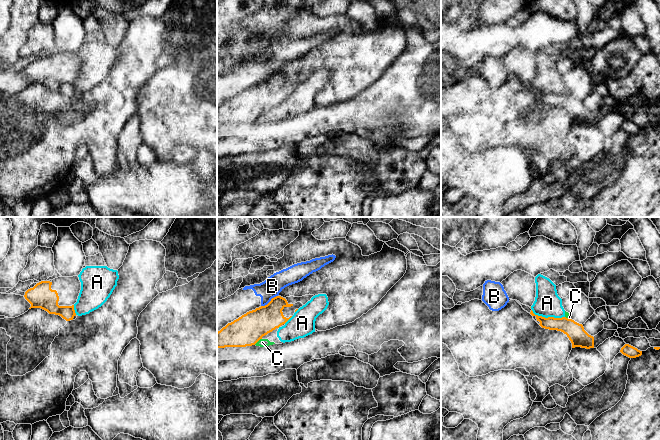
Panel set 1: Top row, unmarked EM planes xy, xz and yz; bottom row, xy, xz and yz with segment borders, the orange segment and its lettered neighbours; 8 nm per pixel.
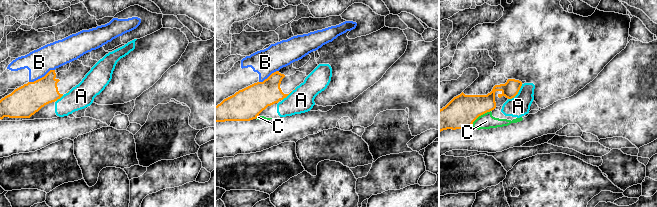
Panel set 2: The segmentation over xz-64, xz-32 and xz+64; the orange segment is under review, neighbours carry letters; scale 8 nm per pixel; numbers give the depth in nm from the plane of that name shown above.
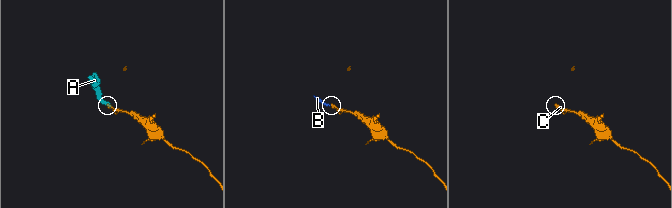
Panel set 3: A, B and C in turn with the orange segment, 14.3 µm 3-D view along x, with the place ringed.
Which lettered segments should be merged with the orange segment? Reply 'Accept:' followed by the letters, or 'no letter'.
Accept: no letter

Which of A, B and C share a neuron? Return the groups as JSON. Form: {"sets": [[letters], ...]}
{"sets": [["A", "C"], ["B"]]}

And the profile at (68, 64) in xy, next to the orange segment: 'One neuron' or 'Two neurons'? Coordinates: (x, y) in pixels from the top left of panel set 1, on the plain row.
One neuron

